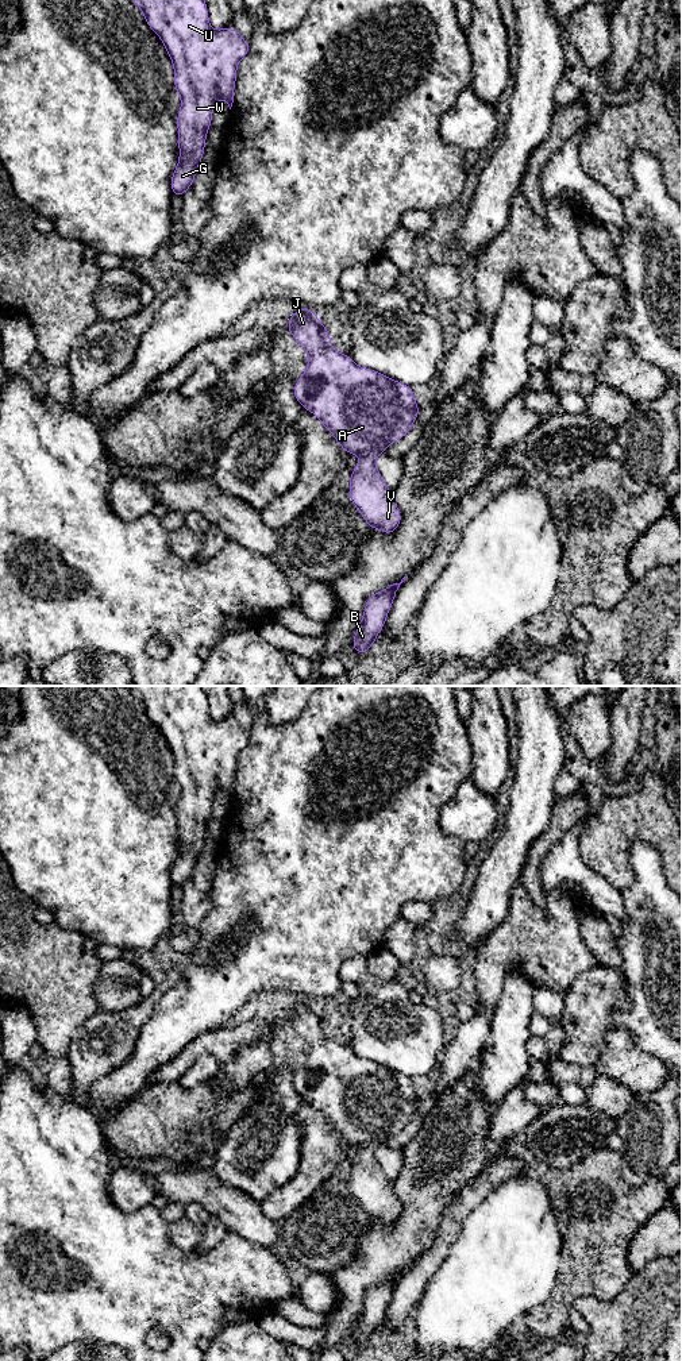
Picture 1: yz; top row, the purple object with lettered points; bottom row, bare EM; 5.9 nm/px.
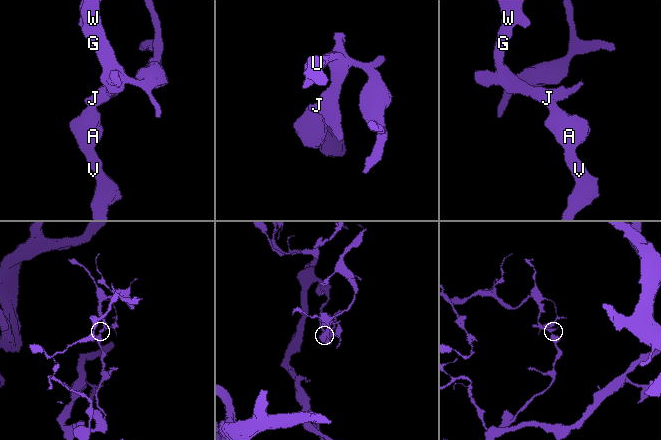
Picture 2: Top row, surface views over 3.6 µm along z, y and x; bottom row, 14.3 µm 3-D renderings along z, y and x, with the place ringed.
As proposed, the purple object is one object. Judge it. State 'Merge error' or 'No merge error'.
No merge error

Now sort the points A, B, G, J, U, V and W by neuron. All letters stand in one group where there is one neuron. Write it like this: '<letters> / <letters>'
A B G J U V W

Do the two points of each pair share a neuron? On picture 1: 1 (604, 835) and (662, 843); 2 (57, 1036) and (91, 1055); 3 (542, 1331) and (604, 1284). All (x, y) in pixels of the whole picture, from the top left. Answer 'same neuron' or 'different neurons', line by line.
1: same neuron
2: different neurons
3: same neuron

